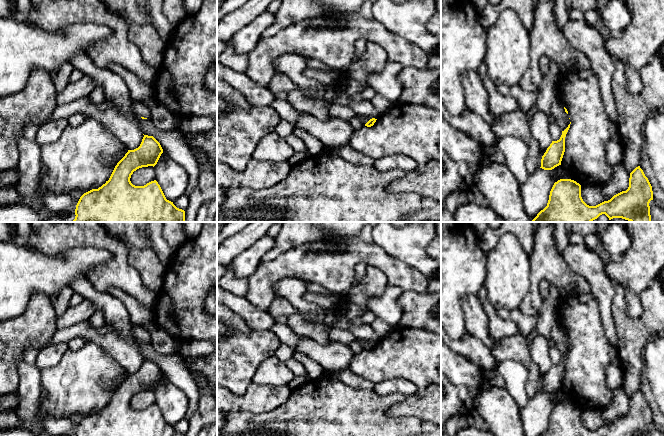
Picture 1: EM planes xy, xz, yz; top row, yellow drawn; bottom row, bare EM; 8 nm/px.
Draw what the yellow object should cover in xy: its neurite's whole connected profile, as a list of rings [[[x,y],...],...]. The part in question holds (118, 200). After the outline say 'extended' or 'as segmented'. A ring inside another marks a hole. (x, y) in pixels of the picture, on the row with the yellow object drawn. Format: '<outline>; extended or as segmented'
[[[144,135],[140,146],[128,150],[105,184],[80,197],[73,222],[185,222],[185,211],[166,199],[156,180],[144,186],[135,186],[130,181],[131,175],[137,169],[154,167],[162,153],[160,143],[153,136]]]; as segmented

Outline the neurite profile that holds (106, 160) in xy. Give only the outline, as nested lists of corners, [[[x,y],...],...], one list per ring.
[[[128,149],[119,153],[118,155],[115,155],[114,157],[108,157],[106,155],[102,156],[101,159],[104,164],[106,165],[112,165],[112,164],[117,164],[128,152]]]

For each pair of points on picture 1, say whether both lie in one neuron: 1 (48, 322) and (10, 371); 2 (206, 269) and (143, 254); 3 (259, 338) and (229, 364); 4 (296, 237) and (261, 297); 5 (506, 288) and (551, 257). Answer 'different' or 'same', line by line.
1: same
2: different
3: same
4: different
5: different

